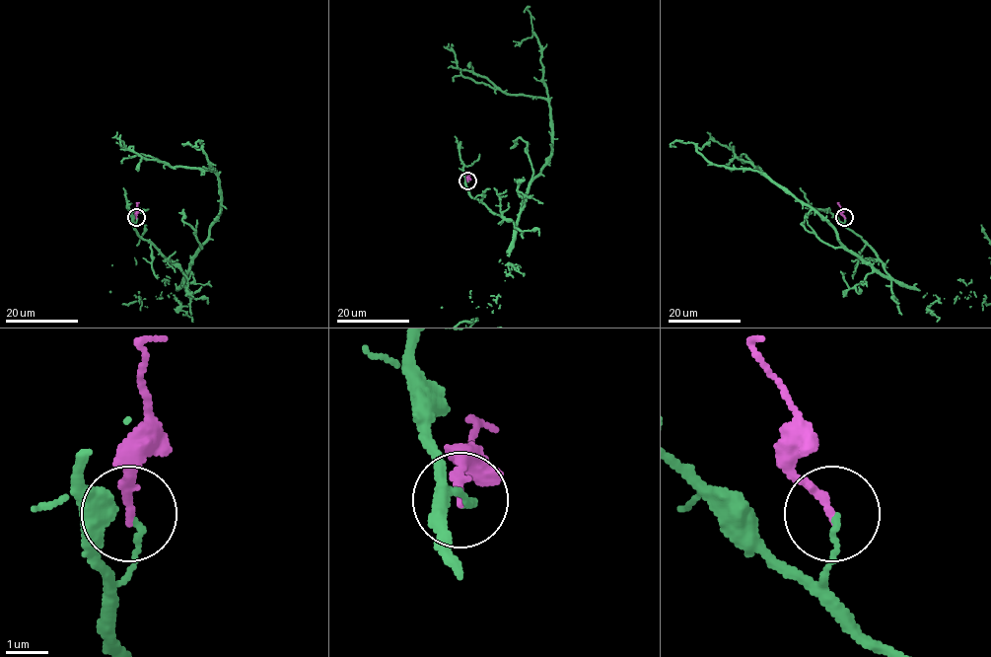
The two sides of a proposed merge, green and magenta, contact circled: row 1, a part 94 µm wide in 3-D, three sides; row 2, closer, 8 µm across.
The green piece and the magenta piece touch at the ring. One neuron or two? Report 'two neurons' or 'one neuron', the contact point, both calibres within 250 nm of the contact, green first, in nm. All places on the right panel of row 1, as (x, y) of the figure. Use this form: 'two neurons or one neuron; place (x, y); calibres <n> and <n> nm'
two neurons; place (844, 217); calibres 110 and 220 nm

